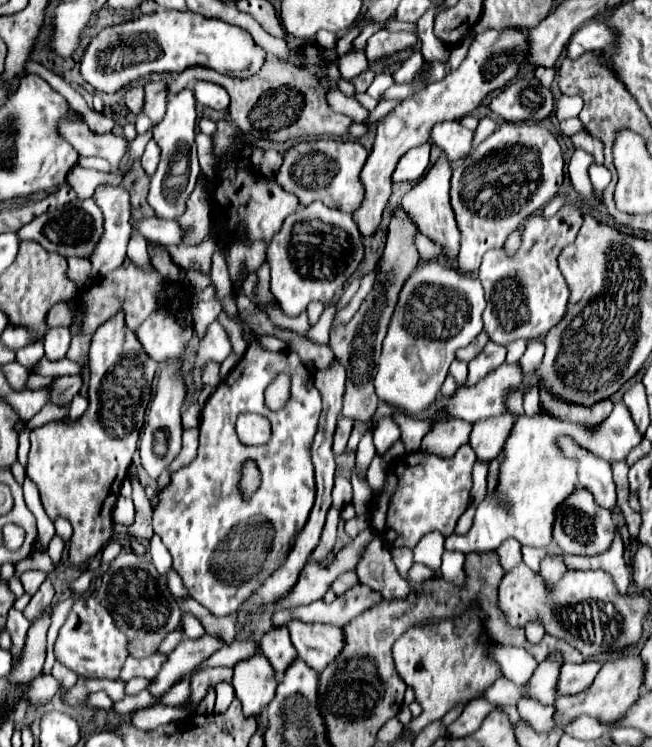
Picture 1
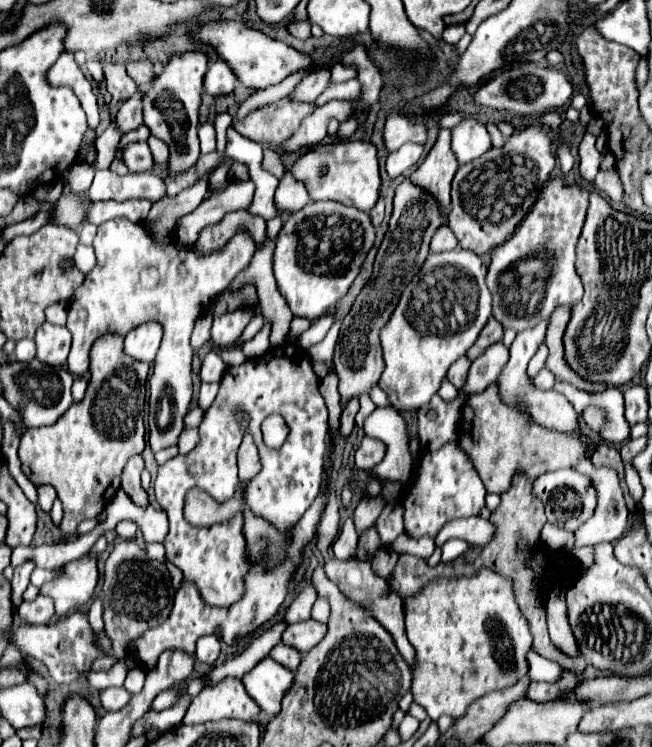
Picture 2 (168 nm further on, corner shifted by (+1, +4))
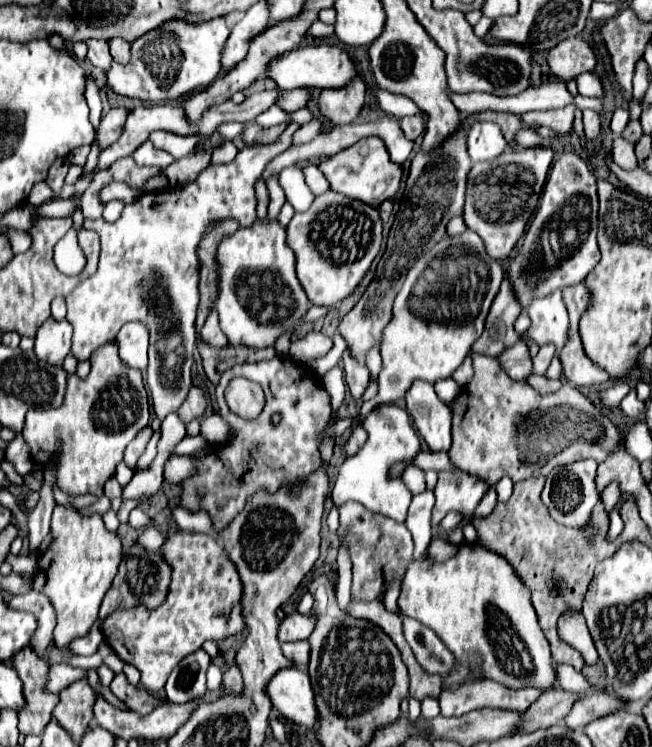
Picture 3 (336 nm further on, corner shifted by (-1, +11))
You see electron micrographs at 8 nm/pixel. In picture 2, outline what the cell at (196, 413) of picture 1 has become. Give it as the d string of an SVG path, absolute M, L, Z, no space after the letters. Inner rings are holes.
M185 428L179 436L179 454L187 454L191 448L195 448L197 440L199 440L198 428Z

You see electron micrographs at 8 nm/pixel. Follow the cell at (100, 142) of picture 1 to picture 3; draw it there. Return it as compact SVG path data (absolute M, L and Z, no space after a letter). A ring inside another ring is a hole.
M145 141L143 145L139 145L139 149L135 149L135 153L133 153L133 159L137 165L153 165L153 167L163 167L173 161L173 157L169 153L155 149L151 141Z

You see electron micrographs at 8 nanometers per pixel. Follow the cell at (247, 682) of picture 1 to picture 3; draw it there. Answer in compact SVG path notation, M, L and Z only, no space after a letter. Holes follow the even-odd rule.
M299 667L279 669L275 677L265 685L265 693L271 699L275 711L283 717L313 729L317 723L313 689L307 671L299 671Z

